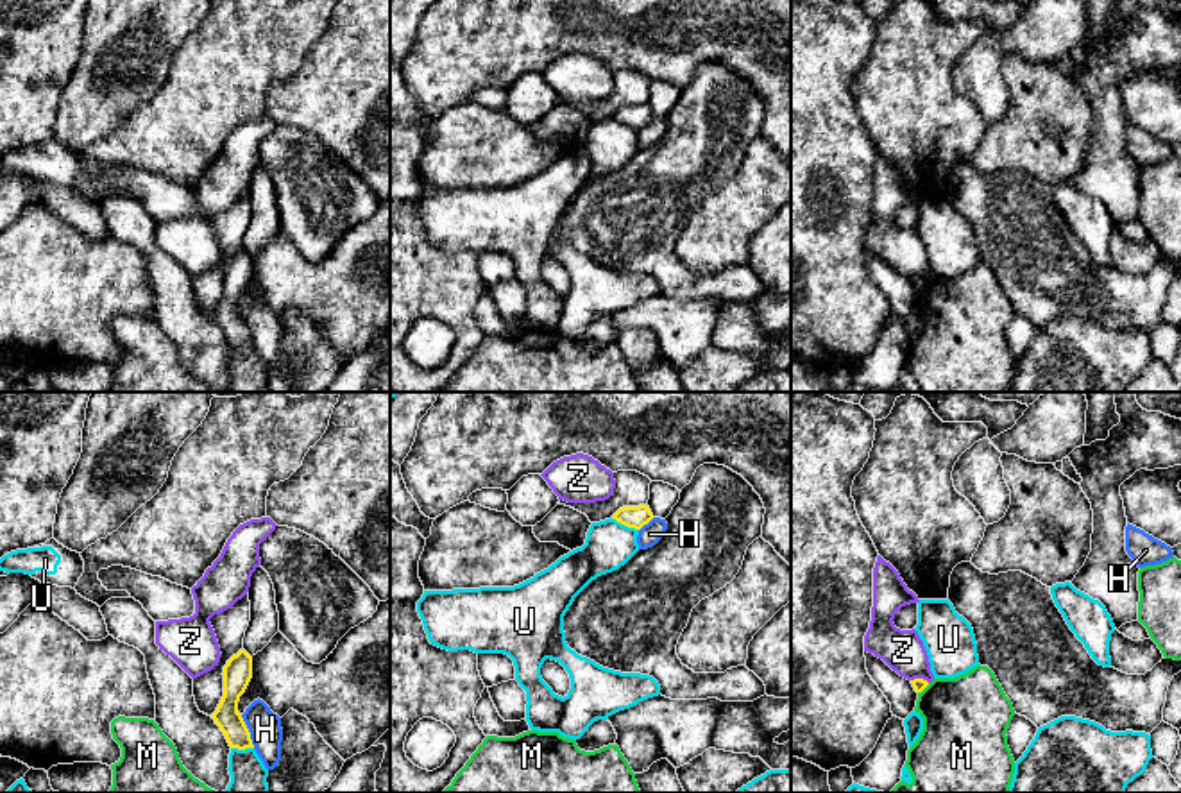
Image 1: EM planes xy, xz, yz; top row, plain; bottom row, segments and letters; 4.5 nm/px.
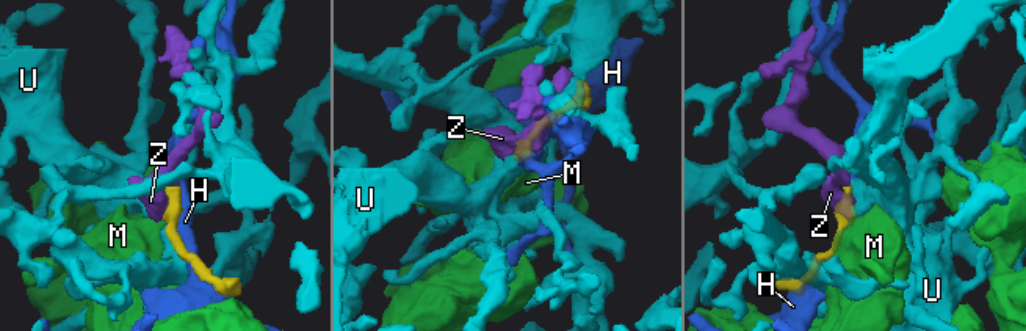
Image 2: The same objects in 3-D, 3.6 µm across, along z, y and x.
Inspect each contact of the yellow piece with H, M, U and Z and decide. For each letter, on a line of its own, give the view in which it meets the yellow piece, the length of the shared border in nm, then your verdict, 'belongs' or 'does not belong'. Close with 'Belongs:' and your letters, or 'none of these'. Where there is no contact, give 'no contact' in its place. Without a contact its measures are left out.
H: xy | 170 nm | does not belong
M: yz | 70 nm | does not belong
U: xz | 140 nm | does not belong
Z: yz | 90 nm | belongs
Belongs: Z

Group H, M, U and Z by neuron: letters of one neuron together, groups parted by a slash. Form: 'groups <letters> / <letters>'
groups H / M / U / Z

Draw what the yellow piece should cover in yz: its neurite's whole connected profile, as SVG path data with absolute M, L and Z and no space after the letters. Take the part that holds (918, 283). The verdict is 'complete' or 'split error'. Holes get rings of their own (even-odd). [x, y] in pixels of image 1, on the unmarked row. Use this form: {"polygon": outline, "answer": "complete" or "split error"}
{"polygon": "M879 154L873 166L873 206L864 251L882 258L907 277L916 292L922 292L934 279L923 240L914 227L900 229L893 222L902 206L918 200L898 170Z", "answer": "split error"}

